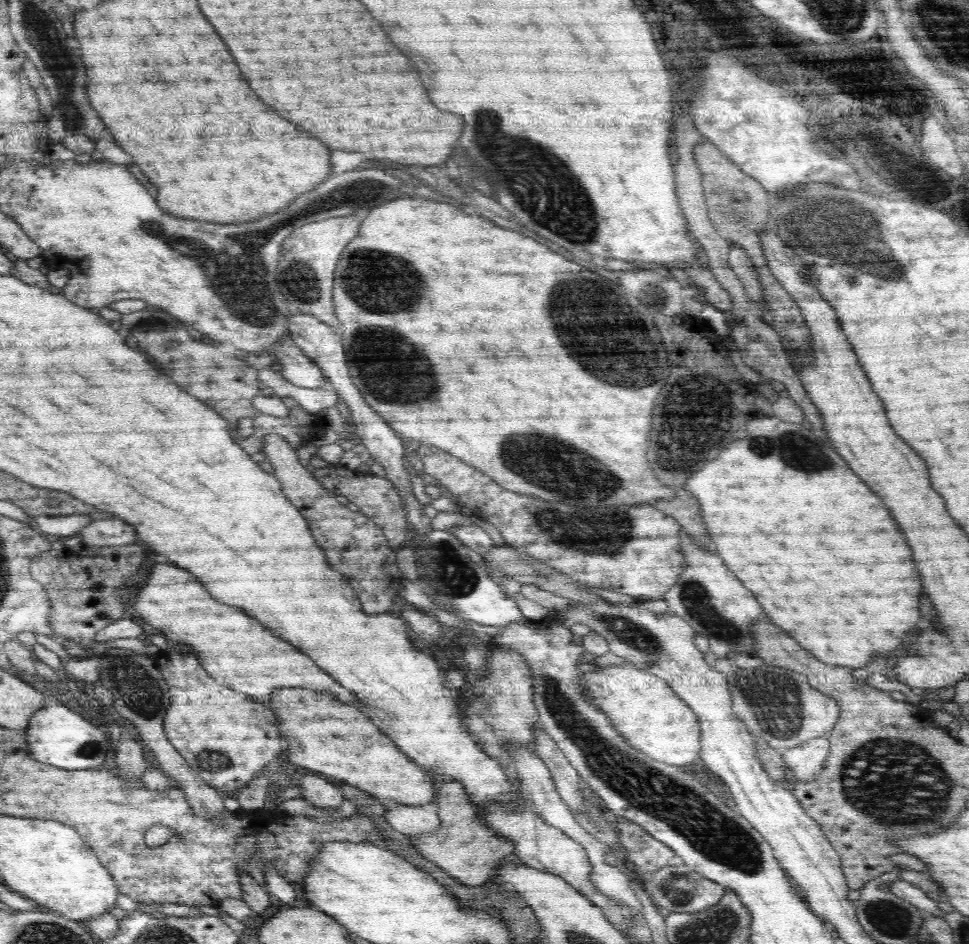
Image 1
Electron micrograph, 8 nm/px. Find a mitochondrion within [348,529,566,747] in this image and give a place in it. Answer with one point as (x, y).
(450, 572)

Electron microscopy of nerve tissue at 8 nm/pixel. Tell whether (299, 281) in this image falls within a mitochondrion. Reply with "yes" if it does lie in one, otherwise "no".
yes

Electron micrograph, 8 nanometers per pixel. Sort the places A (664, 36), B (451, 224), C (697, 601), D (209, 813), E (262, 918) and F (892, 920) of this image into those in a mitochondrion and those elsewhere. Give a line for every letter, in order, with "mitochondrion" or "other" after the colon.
A: other
B: other
C: mitochondrion
D: other
E: other
F: mitochondrion

